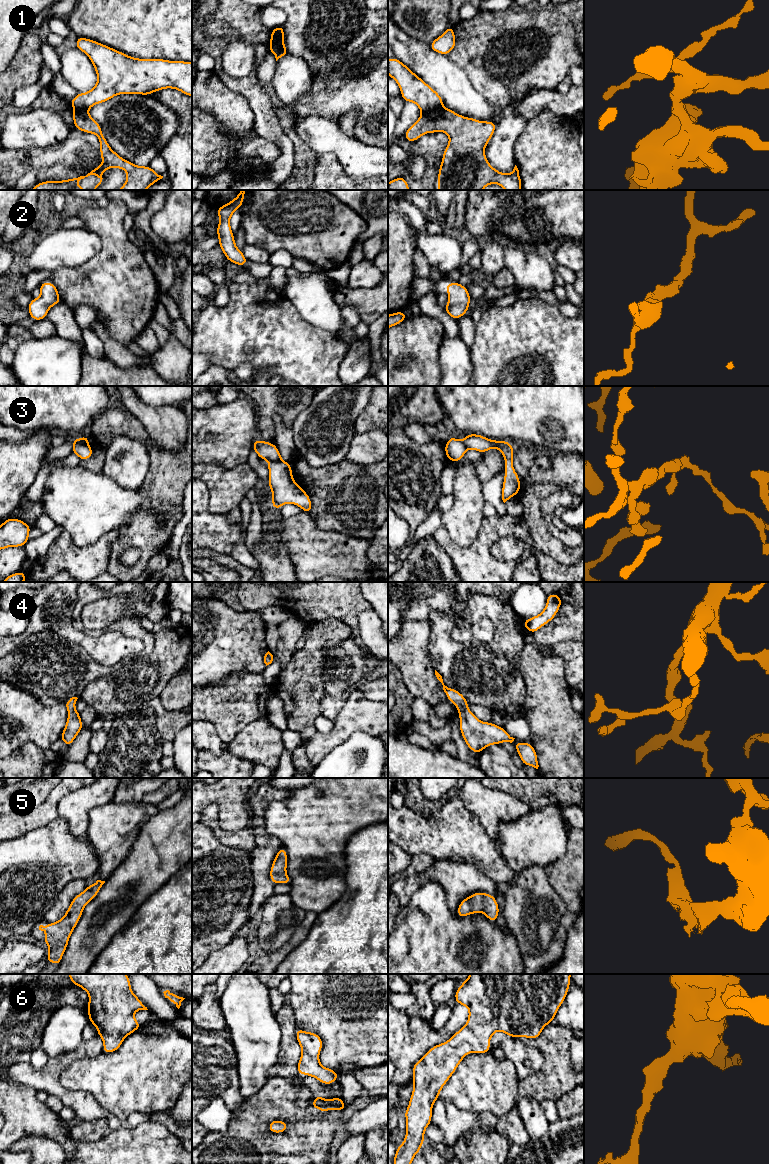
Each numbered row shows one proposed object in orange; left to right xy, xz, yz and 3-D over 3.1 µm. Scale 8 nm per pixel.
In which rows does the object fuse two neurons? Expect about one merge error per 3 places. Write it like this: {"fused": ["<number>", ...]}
{"fused": ["1", "3"]}

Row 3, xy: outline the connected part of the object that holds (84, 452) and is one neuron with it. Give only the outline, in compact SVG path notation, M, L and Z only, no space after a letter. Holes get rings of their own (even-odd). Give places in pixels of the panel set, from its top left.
M76 443L73 444L71 453L78 455L81 461L88 460L93 455L93 450L89 445Z

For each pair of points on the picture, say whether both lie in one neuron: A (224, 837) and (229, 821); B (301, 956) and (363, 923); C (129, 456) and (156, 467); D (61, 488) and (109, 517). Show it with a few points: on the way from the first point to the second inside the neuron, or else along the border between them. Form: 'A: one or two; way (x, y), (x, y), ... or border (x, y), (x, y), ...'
A: two; border (218, 808), (221, 828), (239, 831), (249, 824)
B: one; way (316, 951), (335, 951), (348, 938)
C: two; border (143, 441), (147, 448), (149, 469), (140, 486)
D: one; way (73, 496), (87, 505), (97, 505)

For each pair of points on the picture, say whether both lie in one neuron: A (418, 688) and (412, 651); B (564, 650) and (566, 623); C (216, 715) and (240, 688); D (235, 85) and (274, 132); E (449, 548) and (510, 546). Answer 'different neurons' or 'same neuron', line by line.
A: same neuron
B: different neurons
C: same neuron
D: same neuron
E: different neurons

